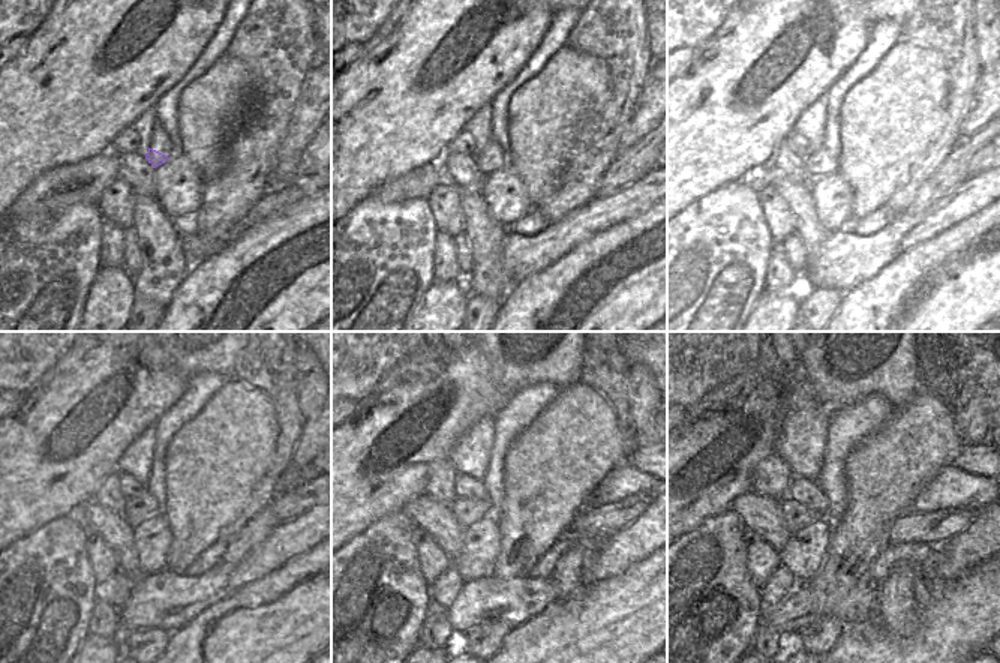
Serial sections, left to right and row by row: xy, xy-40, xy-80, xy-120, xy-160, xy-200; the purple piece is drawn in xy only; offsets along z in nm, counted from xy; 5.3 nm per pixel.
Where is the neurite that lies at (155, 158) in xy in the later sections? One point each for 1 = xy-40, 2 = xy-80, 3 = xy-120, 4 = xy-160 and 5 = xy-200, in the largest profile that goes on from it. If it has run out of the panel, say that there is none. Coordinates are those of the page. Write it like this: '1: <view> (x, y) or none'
1: xy-40 (486, 161)
2: xy-80 (819, 164)
3: xy-120 (138, 507)
4: xy-160 (468, 512)
5: xy-200 (796, 516)

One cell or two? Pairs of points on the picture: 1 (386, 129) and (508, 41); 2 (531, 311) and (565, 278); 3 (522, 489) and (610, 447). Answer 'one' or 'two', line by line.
1: one
2: one
3: one

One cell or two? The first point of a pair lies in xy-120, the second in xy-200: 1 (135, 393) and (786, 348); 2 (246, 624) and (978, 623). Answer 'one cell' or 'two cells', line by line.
1: two cells
2: one cell

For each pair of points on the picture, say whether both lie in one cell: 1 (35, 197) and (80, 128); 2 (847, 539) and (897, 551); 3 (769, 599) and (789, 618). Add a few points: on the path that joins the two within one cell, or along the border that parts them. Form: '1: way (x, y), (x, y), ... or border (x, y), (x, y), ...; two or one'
1: border (90, 156), (54, 165), (27, 186); two
2: border (889, 545), (871, 564), (867, 578); two
3: border (799, 584), (762, 621); two

